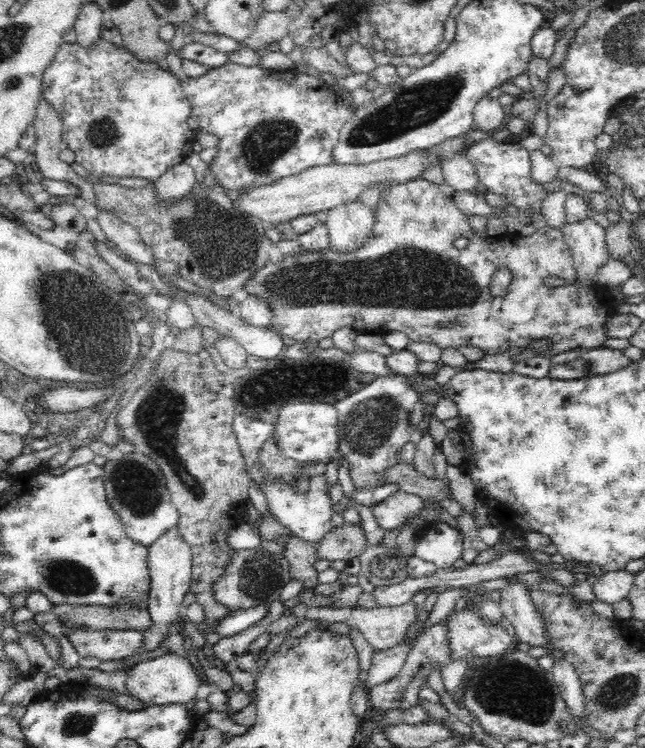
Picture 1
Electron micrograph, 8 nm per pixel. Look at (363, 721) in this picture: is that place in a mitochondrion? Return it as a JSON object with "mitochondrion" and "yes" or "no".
{"mitochondrion":"no"}

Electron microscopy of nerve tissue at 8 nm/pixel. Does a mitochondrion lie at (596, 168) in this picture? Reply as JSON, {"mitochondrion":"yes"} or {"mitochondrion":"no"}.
{"mitochondrion":"no"}

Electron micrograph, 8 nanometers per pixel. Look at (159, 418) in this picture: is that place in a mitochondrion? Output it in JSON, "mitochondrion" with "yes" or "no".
{"mitochondrion":"yes"}

